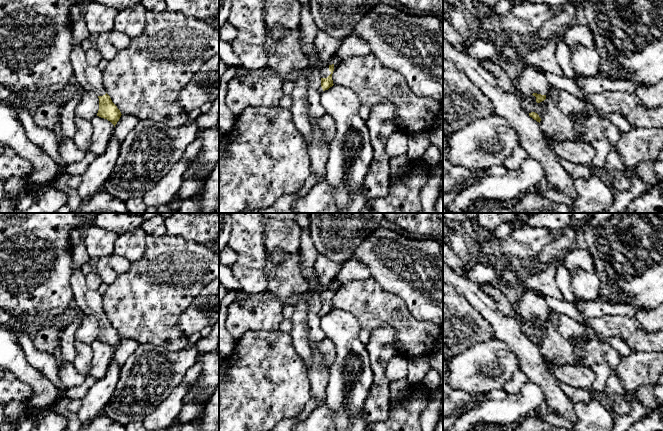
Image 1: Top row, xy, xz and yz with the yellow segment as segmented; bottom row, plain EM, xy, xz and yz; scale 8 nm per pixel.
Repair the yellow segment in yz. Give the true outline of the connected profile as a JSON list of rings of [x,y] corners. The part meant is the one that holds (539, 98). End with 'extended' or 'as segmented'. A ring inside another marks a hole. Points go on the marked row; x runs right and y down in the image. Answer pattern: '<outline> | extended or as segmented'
[[[532,67],[523,68],[520,71],[519,81],[516,83],[517,92],[523,96],[535,96],[537,103],[546,99],[549,86],[546,74]]] | extended

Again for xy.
[[[81,44],[73,46],[70,54],[75,84],[81,91],[92,91],[99,98],[97,116],[107,119],[114,127],[121,117],[121,112],[112,102],[103,84],[103,72],[97,66],[90,66],[86,61]]] | extended

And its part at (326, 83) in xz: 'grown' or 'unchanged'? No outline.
grown

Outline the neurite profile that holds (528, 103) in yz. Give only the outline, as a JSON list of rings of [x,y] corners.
[[[518,93],[520,107],[526,112],[531,113],[535,112],[539,115],[540,118],[546,113],[547,106],[546,106],[546,99],[540,103],[536,102],[536,97],[533,95],[530,96],[523,96],[522,94]]]

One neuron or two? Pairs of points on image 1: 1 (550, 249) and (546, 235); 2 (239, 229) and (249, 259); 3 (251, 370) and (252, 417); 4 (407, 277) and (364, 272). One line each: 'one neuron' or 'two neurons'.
1: two neurons
2: one neuron
3: one neuron
4: two neurons

